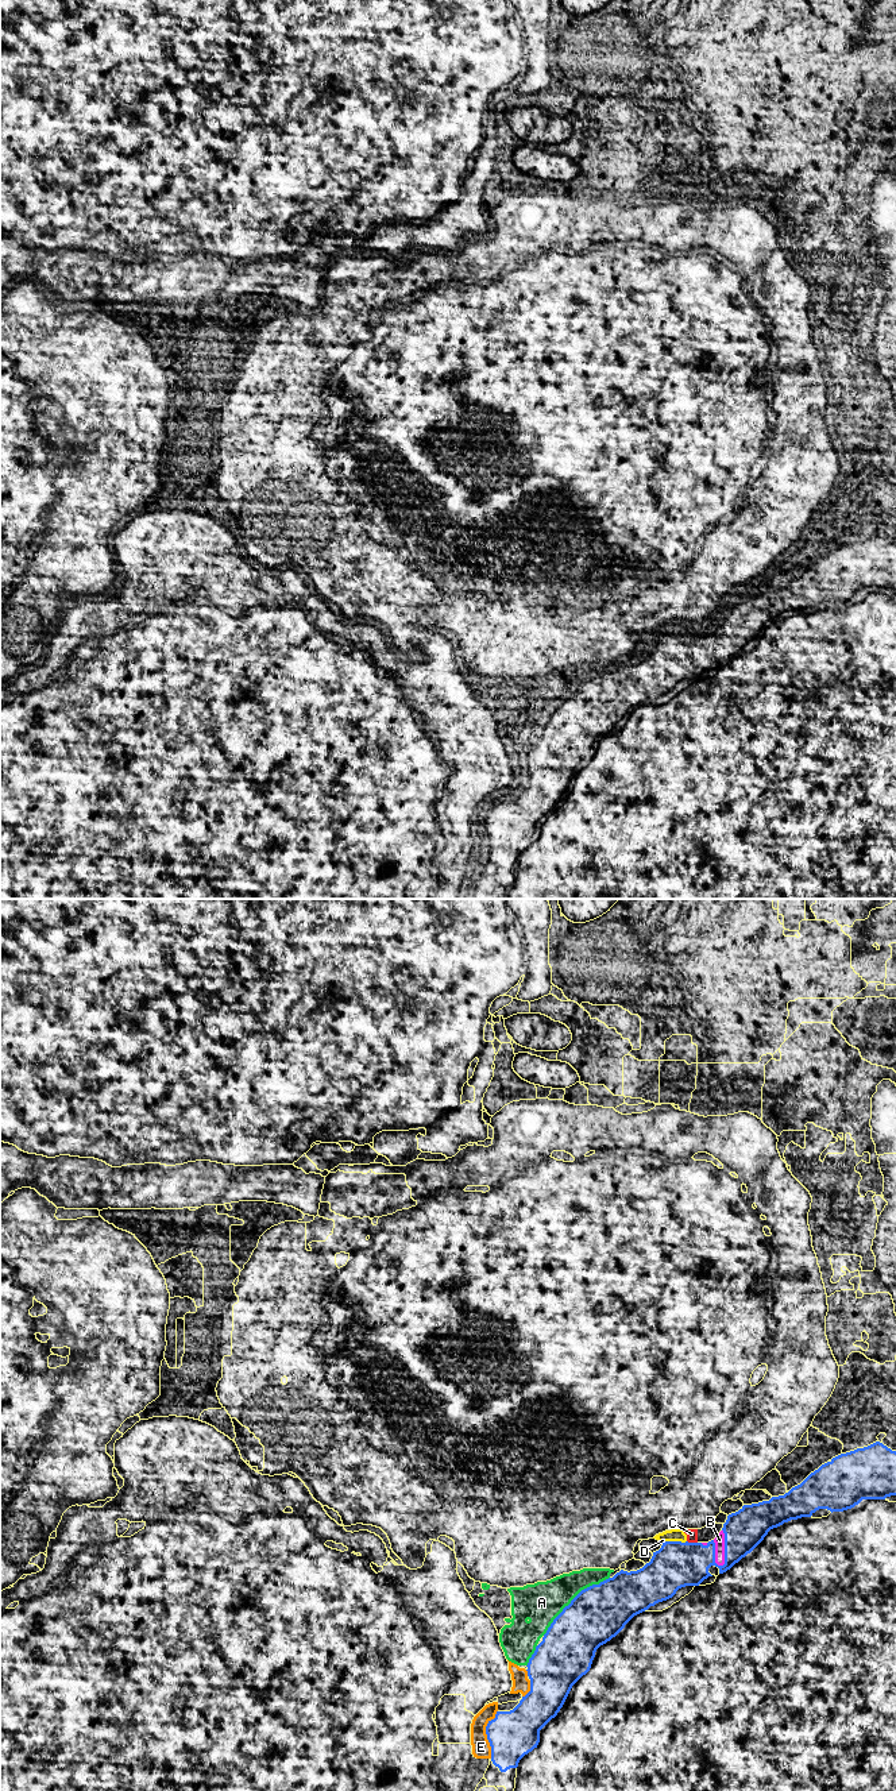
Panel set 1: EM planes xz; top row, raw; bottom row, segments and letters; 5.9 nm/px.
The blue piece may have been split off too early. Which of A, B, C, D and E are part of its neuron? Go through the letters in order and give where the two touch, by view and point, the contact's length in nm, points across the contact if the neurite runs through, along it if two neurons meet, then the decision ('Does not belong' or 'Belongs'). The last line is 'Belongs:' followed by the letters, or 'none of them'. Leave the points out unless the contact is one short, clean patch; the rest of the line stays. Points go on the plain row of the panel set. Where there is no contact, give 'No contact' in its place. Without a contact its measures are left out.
A: Touches blue at xz (572, 693). Shared border 550 nm. Does not belong
B: Touches blue at xz (725, 643). Shared border 220 nm. Belongs
C: Touches blue at xz (692, 636). Shared border 70 nm. Boundary: xz (687, 633), (696, 636). Does not belong
D: Touches blue at xz (674, 635). Shared border 140 nm. Boundary: xz (686, 633), (663, 636). Does not belong
E: Touches blue at xz (486, 826). Shared border 300 nm. Belongs
Belongs: B, E

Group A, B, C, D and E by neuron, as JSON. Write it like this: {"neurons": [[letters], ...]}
{"neurons": [["A", "C", "D"], ["B", "E"]]}

